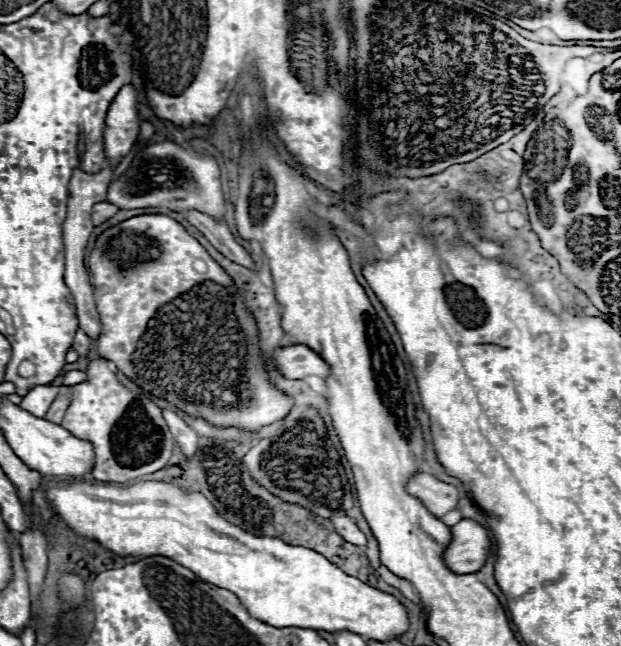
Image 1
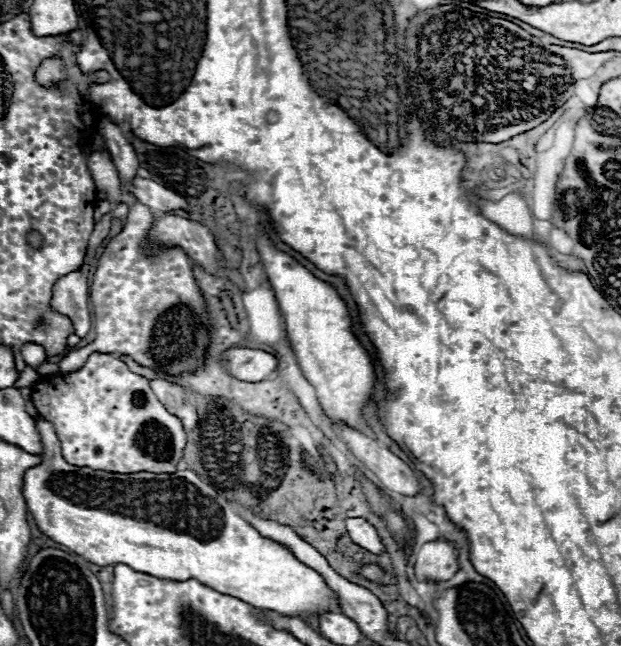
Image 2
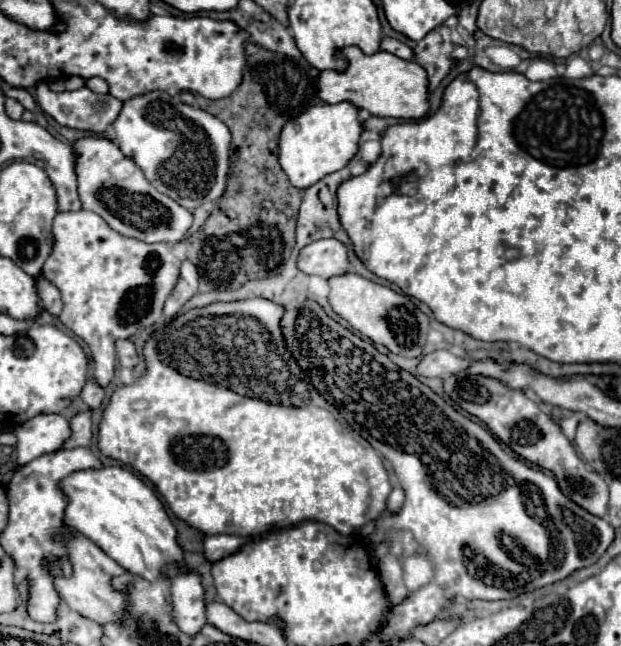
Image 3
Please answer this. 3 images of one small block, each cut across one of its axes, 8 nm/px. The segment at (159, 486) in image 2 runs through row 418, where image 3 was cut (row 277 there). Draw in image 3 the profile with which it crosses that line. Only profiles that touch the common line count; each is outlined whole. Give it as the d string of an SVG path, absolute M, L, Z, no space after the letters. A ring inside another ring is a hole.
M38 276L38 294L50 314L58 316L62 312L62 300L60 300L58 288L52 282L46 282L46 278L42 276Z

